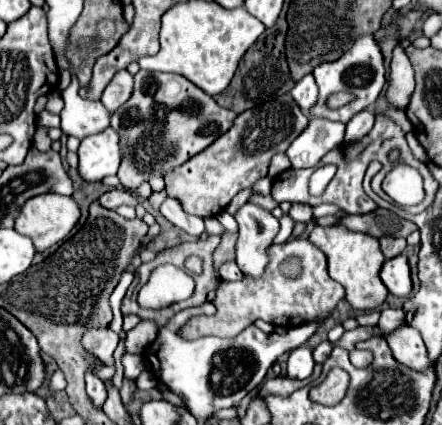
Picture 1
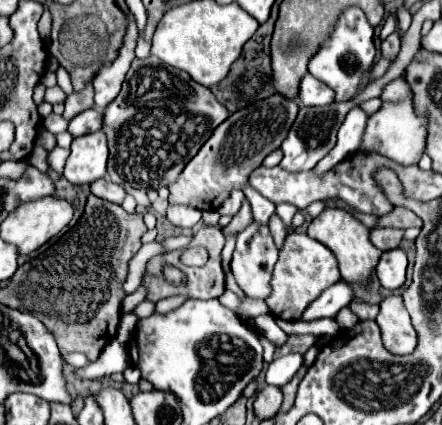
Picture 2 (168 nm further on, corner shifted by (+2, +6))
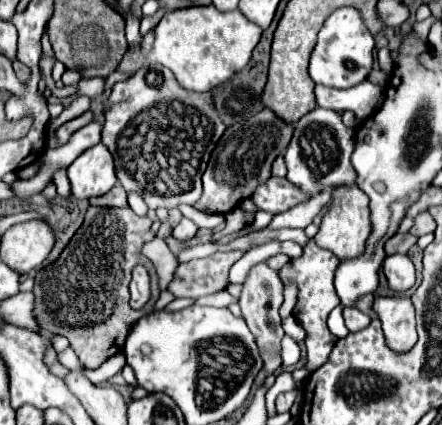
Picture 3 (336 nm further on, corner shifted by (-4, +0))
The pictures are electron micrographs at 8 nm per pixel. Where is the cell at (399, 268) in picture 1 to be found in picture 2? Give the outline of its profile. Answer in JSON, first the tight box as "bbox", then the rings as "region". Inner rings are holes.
{"bbox":[376,248,406,290],"region":[[[396,248],[396,250],[388,250],[382,254],[378,266],[376,266],[376,276],[380,280],[380,284],[388,290],[396,290],[400,286],[404,286],[406,282],[406,252]]]}

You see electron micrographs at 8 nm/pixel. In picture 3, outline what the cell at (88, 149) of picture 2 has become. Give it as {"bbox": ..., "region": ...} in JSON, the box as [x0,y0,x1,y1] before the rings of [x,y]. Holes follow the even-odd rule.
{"bbox":[68,144,118,200],"region":[[[96,144],[90,150],[82,152],[70,164],[68,178],[72,184],[72,196],[76,200],[102,196],[110,192],[118,182],[114,158],[104,144]]]}

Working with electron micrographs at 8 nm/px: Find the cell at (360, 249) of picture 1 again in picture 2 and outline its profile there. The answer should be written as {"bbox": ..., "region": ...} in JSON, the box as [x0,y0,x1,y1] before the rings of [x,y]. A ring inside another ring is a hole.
{"bbox":[308,208,382,288],"region":[[[326,208],[318,218],[314,218],[310,222],[308,236],[322,242],[326,248],[332,250],[332,254],[338,260],[340,274],[344,280],[348,280],[348,284],[360,284],[362,288],[366,288],[370,284],[370,278],[382,256],[382,252],[370,242],[370,228],[366,228],[362,222],[352,218],[346,210]]]}

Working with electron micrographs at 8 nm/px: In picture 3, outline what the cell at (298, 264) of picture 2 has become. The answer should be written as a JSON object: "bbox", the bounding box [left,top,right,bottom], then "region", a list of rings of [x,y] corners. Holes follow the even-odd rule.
{"bbox":[280,240,340,372],"region":[[[310,240],[302,252],[300,258],[296,260],[290,260],[282,270],[280,270],[280,278],[284,282],[288,280],[294,280],[300,288],[300,294],[298,294],[298,304],[294,308],[294,316],[300,320],[300,324],[306,328],[308,332],[308,338],[306,338],[306,348],[308,348],[308,354],[306,354],[306,370],[312,372],[314,368],[322,366],[326,360],[328,360],[328,354],[336,342],[336,338],[330,334],[328,326],[326,326],[326,318],[328,314],[340,304],[338,302],[338,296],[336,296],[336,290],[334,290],[334,270],[338,268],[338,256],[332,254],[330,250],[324,250],[324,248],[318,248],[314,240]]]}

